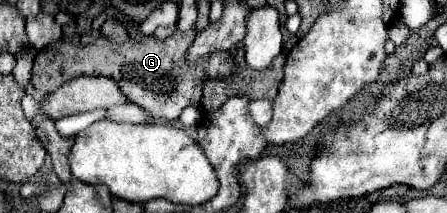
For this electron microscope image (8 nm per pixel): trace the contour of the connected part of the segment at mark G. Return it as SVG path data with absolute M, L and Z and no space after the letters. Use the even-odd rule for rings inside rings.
M192 27L190 31L174 31L168 39L158 41L154 37L138 35L136 39L128 39L126 43L114 43L108 37L100 37L94 43L82 47L74 45L70 39L60 39L38 51L32 67L32 85L38 93L52 93L56 87L64 85L72 77L78 75L104 75L118 83L122 95L150 113L154 119L176 121L180 113L188 105L200 105L202 101L202 85L204 79L222 79L236 71L236 61L230 51L212 53L208 59L196 61L196 65L186 63L186 53L196 39L198 31Z

